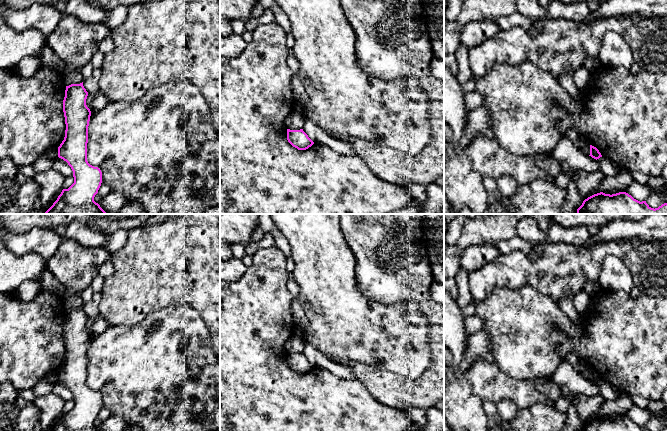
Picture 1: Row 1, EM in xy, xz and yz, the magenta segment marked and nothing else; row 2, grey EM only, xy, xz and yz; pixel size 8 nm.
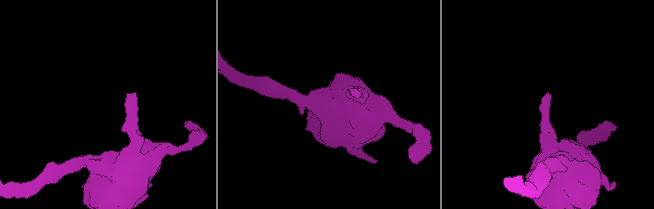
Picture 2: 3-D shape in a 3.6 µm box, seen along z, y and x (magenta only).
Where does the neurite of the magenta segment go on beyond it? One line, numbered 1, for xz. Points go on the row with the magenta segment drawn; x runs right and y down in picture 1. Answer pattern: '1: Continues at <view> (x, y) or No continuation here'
1: No continuation here

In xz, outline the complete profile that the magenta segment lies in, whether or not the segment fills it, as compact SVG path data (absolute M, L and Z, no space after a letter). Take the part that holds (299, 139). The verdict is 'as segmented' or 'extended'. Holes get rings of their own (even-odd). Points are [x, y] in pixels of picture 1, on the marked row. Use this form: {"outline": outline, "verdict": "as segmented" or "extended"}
{"outline": "M287 129L287 140L293 147L297 148L298 150L306 150L314 144L314 142L303 131L303 129Z", "verdict": "as segmented"}

